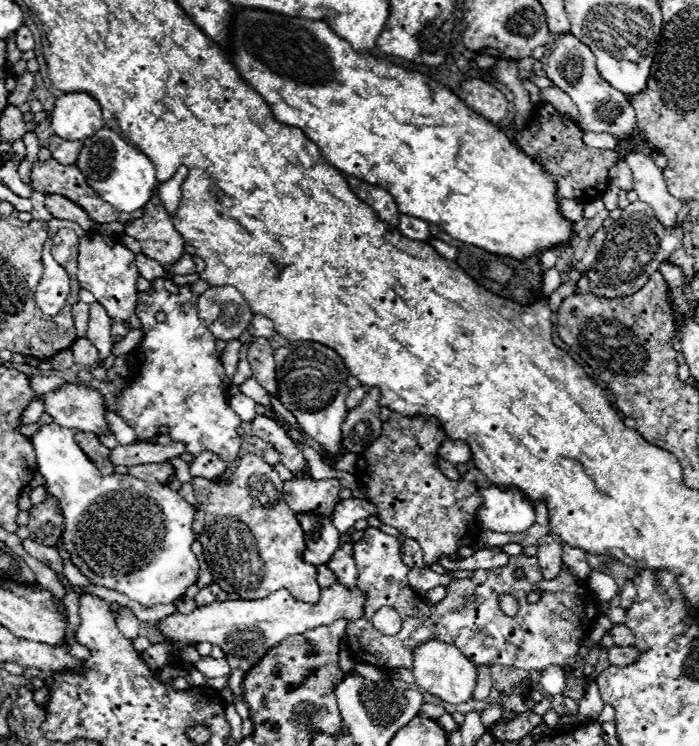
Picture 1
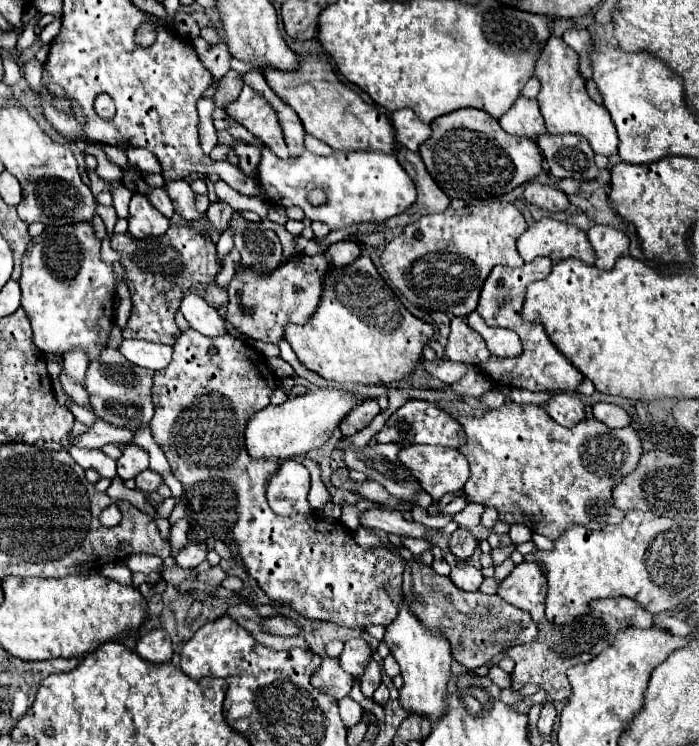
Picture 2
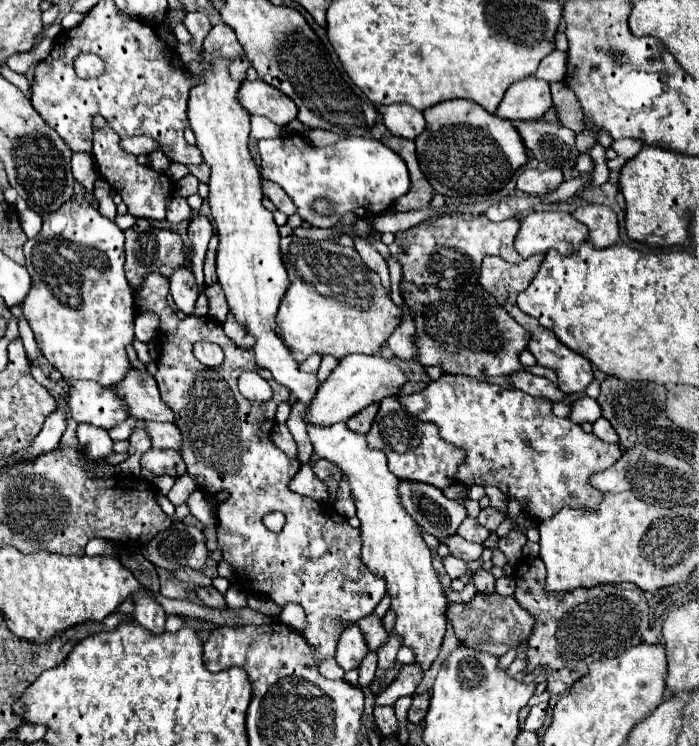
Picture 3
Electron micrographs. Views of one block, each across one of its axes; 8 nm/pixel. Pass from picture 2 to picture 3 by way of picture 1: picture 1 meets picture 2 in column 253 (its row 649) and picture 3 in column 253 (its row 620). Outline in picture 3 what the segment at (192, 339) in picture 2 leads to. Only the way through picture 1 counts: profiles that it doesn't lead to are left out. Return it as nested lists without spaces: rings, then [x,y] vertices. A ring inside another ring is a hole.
[[[150,274],[146,276],[146,282],[142,284],[142,288],[134,292],[134,304],[136,304],[136,310],[140,312],[152,310],[160,314],[160,350],[162,352],[156,360],[158,370],[154,378],[158,382],[162,400],[172,408],[172,412],[176,412],[174,424],[182,430],[182,436],[184,436],[184,448],[180,448],[180,454],[186,462],[188,476],[194,478],[196,486],[200,486],[202,490],[206,490],[218,500],[218,510],[216,510],[218,548],[222,550],[224,560],[236,570],[236,578],[242,584],[242,588],[248,590],[248,594],[266,596],[280,606],[294,602],[306,610],[304,638],[308,640],[308,644],[312,644],[312,648],[316,648],[316,668],[324,678],[340,680],[344,676],[344,670],[336,664],[336,658],[334,658],[336,644],[338,644],[340,630],[342,630],[338,618],[354,622],[354,620],[360,620],[372,614],[372,610],[378,606],[378,602],[386,594],[386,582],[378,576],[372,576],[370,570],[364,568],[364,564],[360,562],[360,530],[358,528],[352,528],[348,520],[340,516],[336,510],[332,512],[328,504],[324,504],[324,510],[320,510],[320,504],[316,500],[304,498],[288,490],[288,482],[298,472],[300,464],[290,460],[270,438],[276,426],[274,424],[276,406],[290,398],[288,388],[284,388],[282,384],[276,384],[276,380],[272,380],[272,374],[260,368],[256,360],[252,360],[252,350],[232,344],[232,340],[224,336],[220,322],[216,320],[212,322],[208,318],[196,318],[196,316],[186,316],[184,320],[180,320],[176,312],[168,306],[166,294],[168,294],[168,278],[160,274]],[[198,340],[210,340],[224,348],[226,358],[220,368],[206,368],[194,358],[192,346]],[[246,370],[260,372],[260,376],[266,378],[266,382],[272,386],[274,398],[270,402],[264,402],[264,404],[250,402],[238,392],[238,386],[236,386],[238,376]],[[274,510],[280,510],[286,516],[286,524],[282,532],[278,534],[268,532],[266,526],[262,524],[262,518]]]

